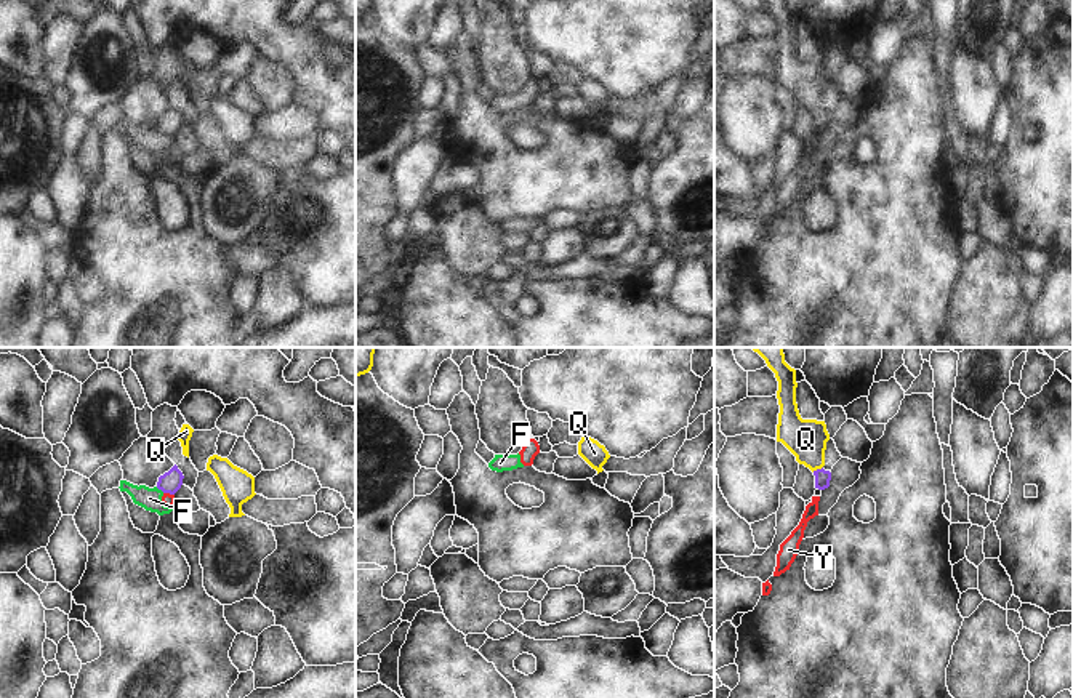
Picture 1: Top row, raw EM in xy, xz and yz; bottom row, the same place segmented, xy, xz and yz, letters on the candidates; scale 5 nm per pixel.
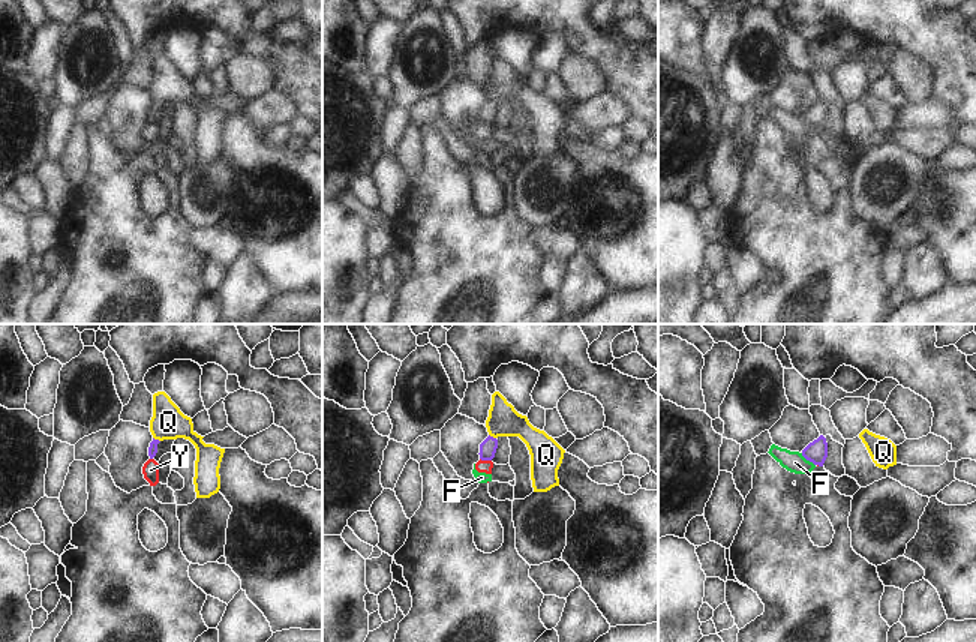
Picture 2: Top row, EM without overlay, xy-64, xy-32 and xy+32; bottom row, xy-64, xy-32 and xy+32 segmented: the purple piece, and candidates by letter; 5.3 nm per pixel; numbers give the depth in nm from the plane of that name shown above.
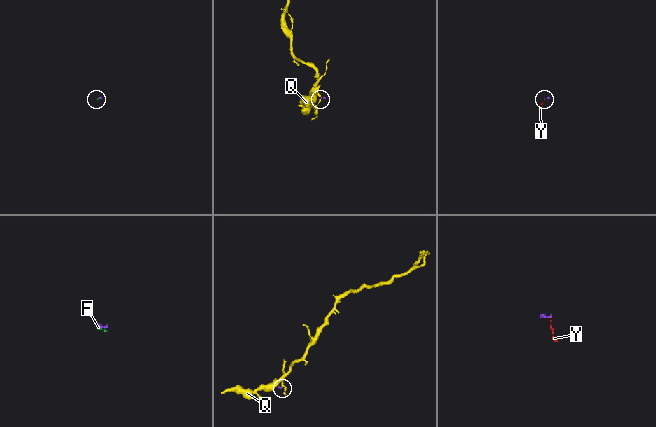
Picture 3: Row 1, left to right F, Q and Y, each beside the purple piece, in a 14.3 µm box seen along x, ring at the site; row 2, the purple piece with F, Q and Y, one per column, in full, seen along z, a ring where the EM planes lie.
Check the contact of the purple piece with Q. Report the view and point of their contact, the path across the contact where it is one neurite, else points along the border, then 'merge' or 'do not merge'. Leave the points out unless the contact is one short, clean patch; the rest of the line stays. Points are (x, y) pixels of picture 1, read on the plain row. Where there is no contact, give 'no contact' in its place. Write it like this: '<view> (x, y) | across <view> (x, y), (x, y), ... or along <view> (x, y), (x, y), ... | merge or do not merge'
yz (817, 111) | across yz (822, 119), (817, 111), (806, 80) | merge

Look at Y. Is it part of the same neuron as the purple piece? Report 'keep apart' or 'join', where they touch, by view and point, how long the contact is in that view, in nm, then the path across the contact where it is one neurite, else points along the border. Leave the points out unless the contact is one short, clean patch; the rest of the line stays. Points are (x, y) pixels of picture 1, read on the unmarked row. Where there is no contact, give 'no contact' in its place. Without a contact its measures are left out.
keep apart; meets purple in xy at (168, 133); contact 60 nm long; border along xy (164, 133), (173, 136)

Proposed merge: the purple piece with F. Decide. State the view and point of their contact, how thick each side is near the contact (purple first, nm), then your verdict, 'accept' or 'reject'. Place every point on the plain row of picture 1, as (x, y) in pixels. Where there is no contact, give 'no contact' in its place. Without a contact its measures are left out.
contact xy (160, 130); calibres 110 and 110 nm; reject

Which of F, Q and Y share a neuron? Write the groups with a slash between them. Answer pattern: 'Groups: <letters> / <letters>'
Groups: F Y / Q.

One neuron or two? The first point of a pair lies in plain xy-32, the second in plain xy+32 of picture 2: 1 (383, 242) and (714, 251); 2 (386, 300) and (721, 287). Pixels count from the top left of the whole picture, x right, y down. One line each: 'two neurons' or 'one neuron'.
1: one neuron
2: two neurons

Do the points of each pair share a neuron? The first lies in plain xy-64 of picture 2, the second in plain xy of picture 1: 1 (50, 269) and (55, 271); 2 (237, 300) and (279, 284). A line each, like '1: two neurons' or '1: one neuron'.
1: two neurons
2: one neuron

